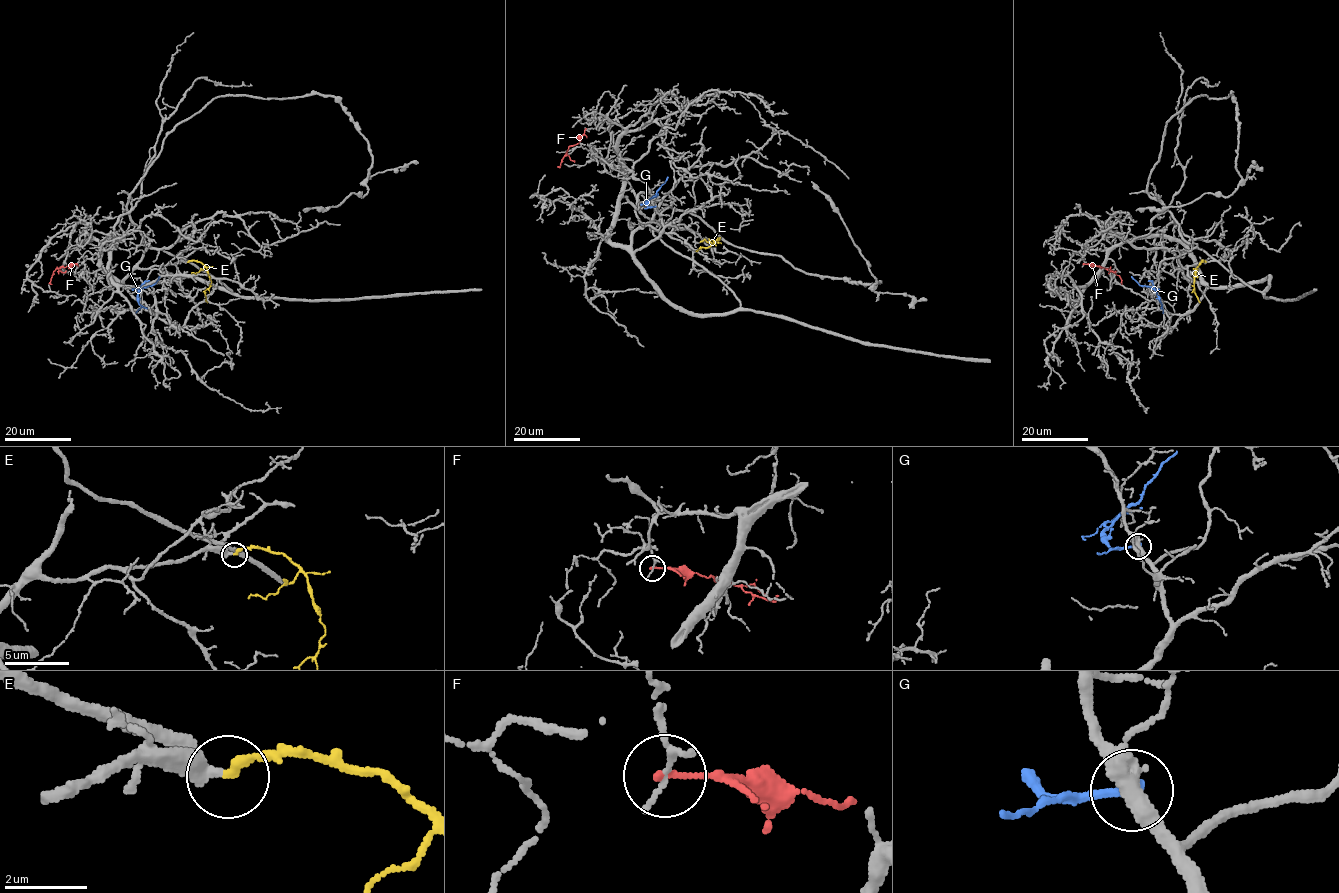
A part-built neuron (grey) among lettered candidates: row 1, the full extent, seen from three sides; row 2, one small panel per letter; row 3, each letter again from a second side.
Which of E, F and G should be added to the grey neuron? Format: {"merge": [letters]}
{"merge": ["E"]}

